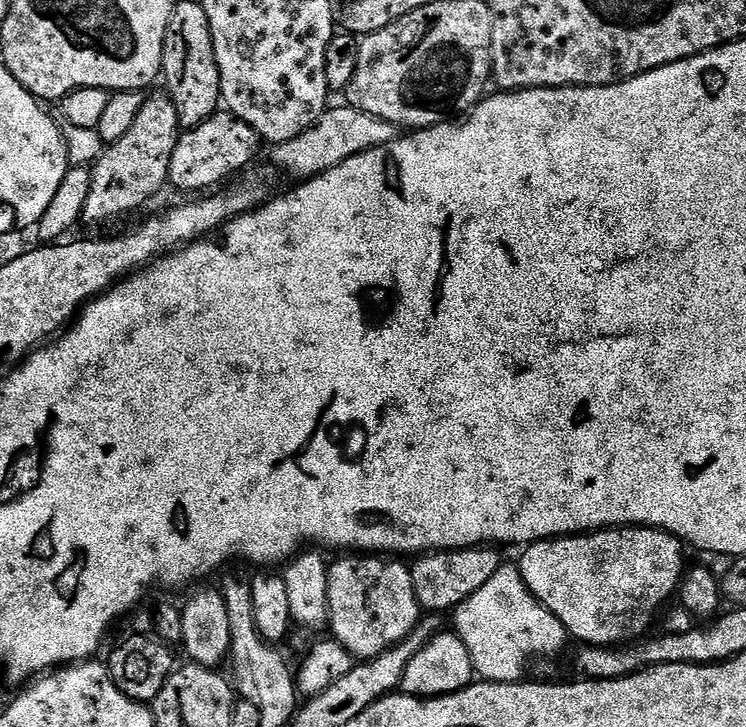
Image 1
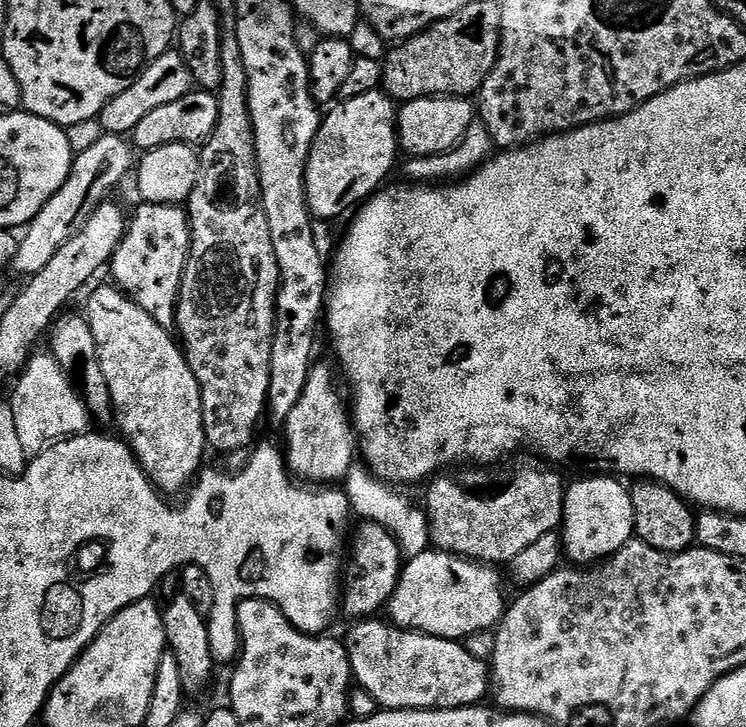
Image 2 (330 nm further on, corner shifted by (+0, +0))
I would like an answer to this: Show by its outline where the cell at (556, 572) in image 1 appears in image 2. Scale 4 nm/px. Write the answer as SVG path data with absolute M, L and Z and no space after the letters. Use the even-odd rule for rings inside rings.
M603 475L569 483L564 494L564 556L572 559L569 561L576 566L592 566L603 562L609 556L616 555L622 546L634 538L636 527L631 491L627 487L623 488L619 479Z

